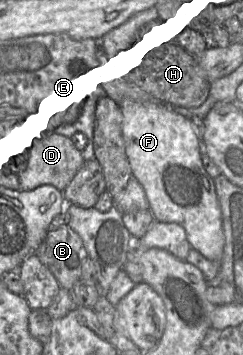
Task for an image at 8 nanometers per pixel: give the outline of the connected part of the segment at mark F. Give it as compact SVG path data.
M124 98L120 107L125 152L132 176L143 187L154 219L183 226L191 247L218 264L224 249L222 216L214 179L202 164L198 125L155 101Z

